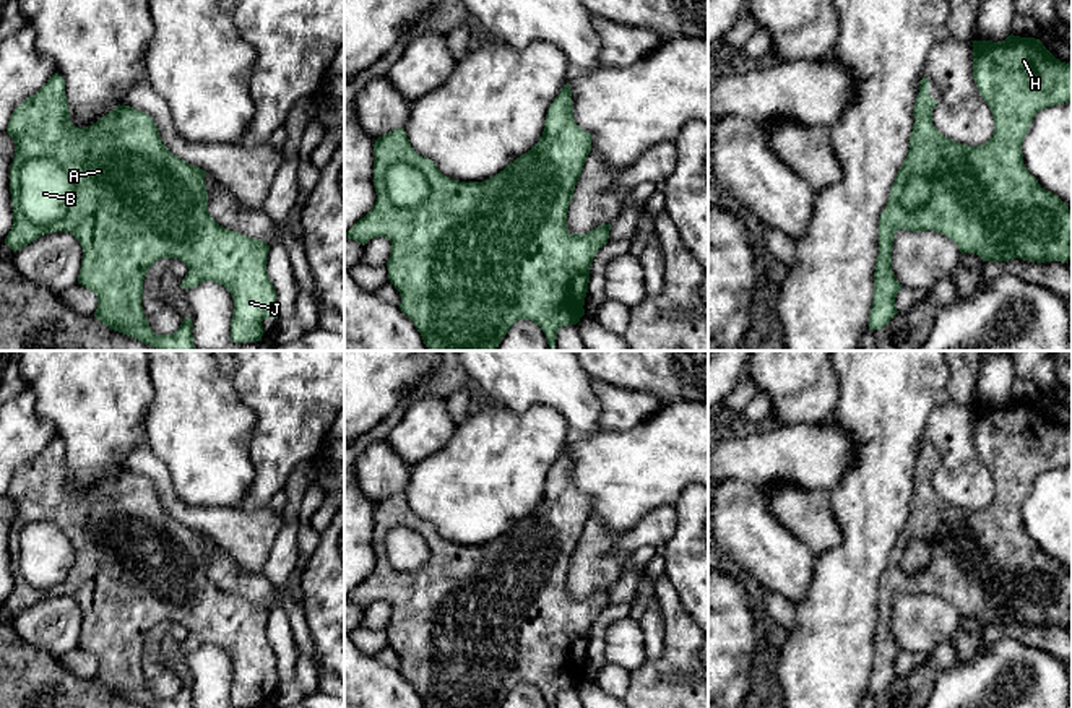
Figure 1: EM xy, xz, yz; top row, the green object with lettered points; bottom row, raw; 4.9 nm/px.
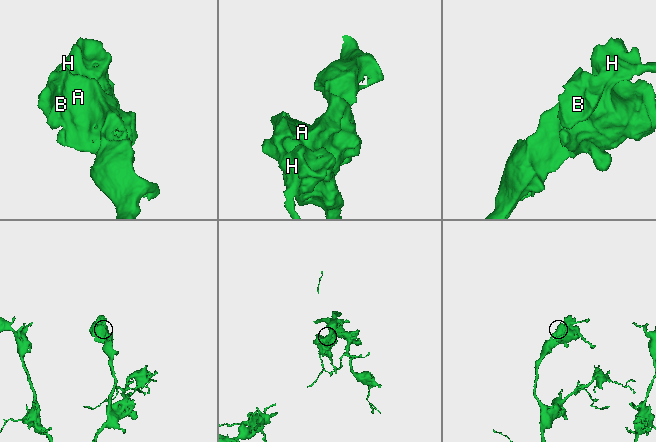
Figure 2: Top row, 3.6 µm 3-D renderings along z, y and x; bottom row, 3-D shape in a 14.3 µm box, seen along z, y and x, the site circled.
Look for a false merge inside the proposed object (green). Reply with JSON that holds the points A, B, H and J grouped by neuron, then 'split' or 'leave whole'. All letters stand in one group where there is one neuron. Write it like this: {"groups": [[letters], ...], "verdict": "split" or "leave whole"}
{"groups": [["A", "H", "J"], ["B"]], "verdict": "split"}

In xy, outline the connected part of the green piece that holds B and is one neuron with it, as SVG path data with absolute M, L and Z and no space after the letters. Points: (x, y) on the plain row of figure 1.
M36 521L19 534L19 572L36 589L45 589L65 580L75 562L67 536L50 521Z

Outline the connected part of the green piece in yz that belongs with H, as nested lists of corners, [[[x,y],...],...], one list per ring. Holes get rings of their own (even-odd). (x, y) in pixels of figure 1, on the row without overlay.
[[[1010,398],[1002,406],[971,406],[973,443],[992,476],[994,497],[979,510],[945,502],[932,487],[937,464],[929,460],[929,442],[919,445],[910,513],[879,581],[879,619],[869,693],[884,692],[898,677],[895,661],[901,648],[892,635],[892,612],[895,596],[900,593],[940,596],[953,604],[962,617],[976,617],[983,625],[1022,622],[1036,627],[1069,627],[1072,622],[1072,575],[1038,547],[1027,534],[1022,518],[1023,502],[1035,479],[1046,471],[1072,466],[1072,427],[1056,422],[1035,401]],[[913,539],[929,544],[931,560],[918,573],[908,575],[901,570],[900,560]]]

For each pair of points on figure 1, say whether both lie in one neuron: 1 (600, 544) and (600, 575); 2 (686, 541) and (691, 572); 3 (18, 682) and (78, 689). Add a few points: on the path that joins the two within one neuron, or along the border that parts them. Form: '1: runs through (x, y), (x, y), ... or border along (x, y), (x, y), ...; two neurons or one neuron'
1: runs through (600, 552), (600, 567); one neuron
2: runs through (687, 549), (691, 564); one neuron
3: runs through (33, 689), (64, 689); one neuron

